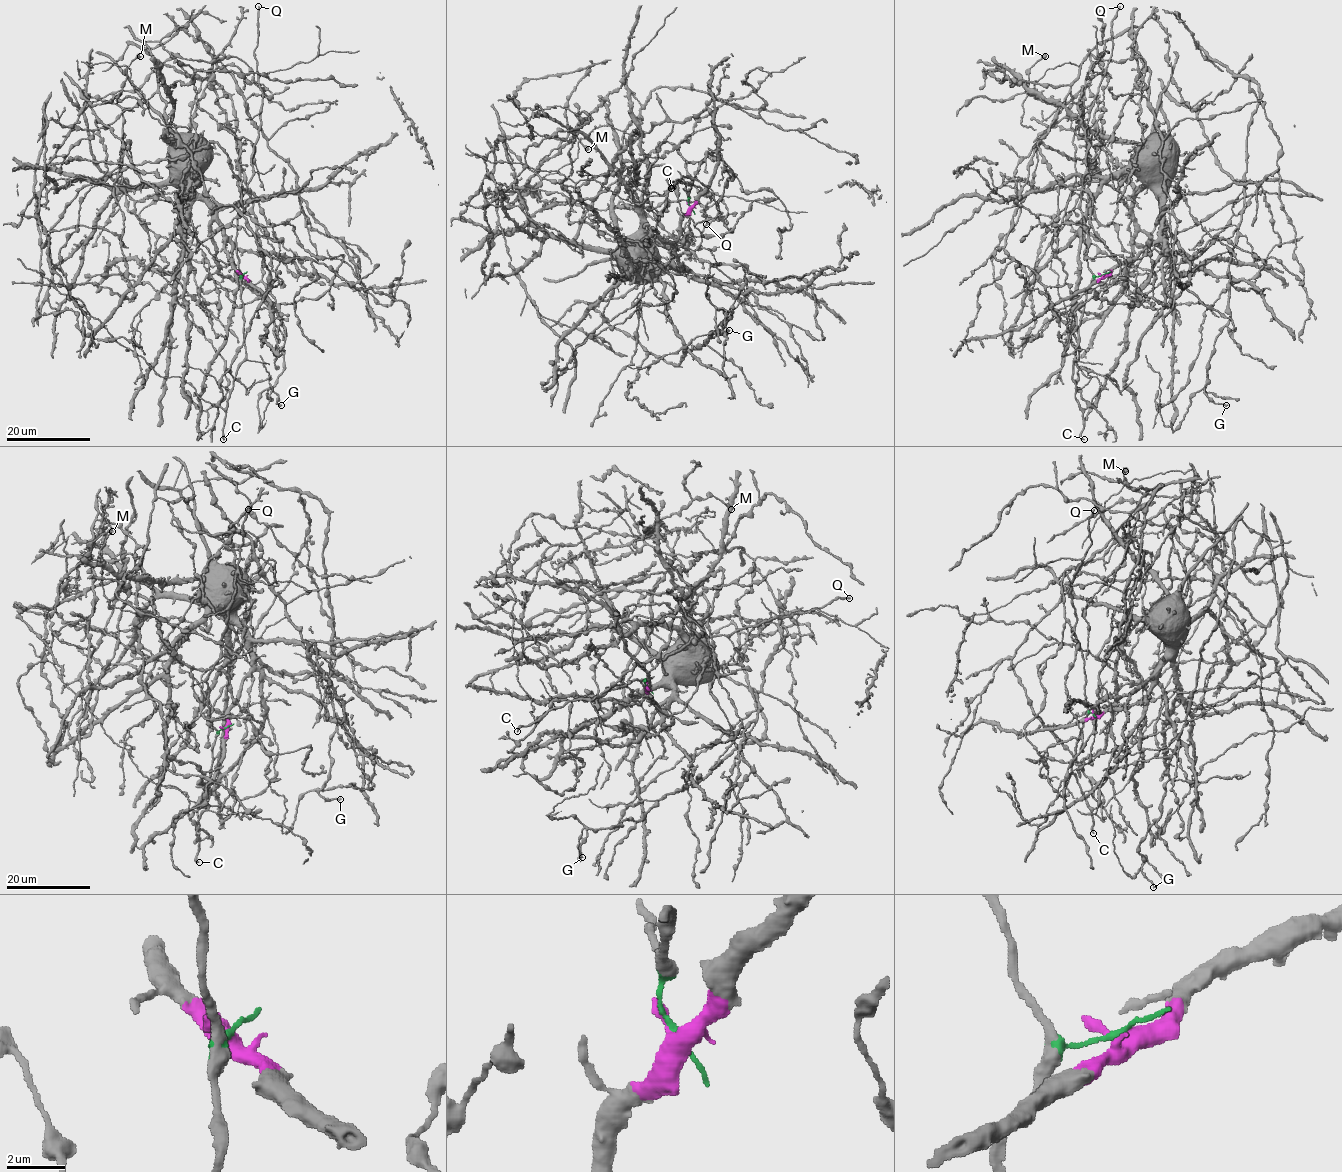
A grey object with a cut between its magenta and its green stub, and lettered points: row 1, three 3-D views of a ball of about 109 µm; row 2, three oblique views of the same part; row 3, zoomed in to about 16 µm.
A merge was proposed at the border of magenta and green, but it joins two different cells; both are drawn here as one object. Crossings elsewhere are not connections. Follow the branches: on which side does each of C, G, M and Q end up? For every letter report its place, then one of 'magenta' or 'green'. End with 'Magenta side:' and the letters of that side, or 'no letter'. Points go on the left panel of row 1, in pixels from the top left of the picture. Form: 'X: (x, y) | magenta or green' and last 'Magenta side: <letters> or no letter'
C: (223, 439) | green
G: (281, 405) | magenta
M: (140, 56) | magenta
Q: (258, 6) | green
Magenta side: G, M

